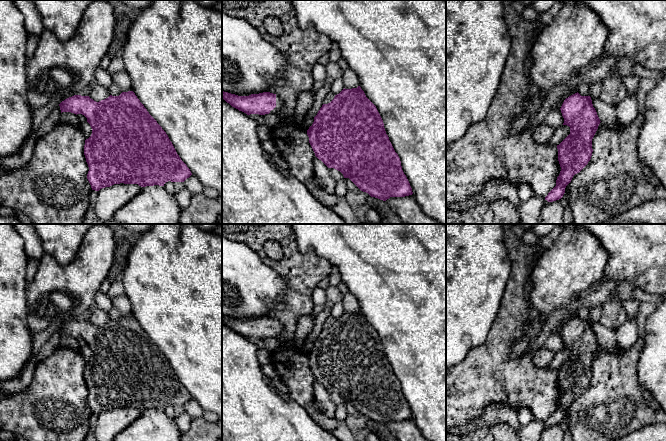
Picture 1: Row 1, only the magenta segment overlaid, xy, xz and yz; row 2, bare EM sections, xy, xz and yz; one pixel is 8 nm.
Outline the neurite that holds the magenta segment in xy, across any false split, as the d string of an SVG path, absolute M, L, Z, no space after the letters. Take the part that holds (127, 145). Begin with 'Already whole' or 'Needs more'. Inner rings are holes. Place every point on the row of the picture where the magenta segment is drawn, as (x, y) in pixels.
Already whole. M133 91L122 92L119 96L110 95L99 102L89 96L74 95L62 101L59 106L61 113L71 112L84 115L92 128L92 134L85 140L84 145L84 155L89 167L87 179L92 190L99 191L120 183L138 184L141 187L164 186L168 181L184 182L192 175L190 169L177 154L166 132L149 114Z

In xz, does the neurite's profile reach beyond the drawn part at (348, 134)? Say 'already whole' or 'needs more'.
already whole

